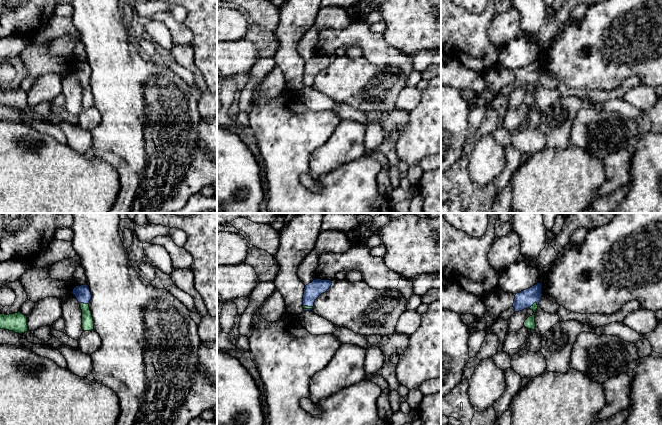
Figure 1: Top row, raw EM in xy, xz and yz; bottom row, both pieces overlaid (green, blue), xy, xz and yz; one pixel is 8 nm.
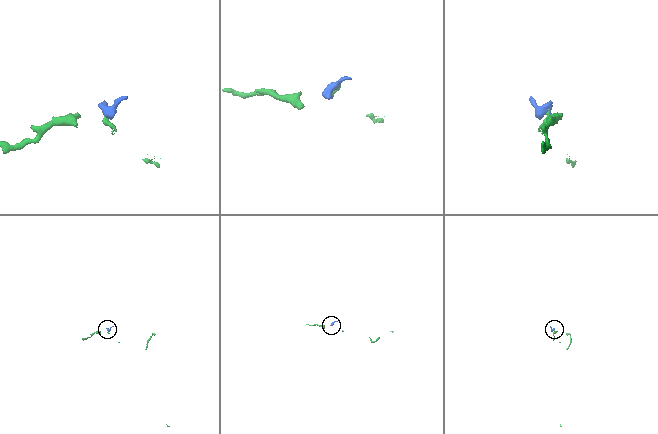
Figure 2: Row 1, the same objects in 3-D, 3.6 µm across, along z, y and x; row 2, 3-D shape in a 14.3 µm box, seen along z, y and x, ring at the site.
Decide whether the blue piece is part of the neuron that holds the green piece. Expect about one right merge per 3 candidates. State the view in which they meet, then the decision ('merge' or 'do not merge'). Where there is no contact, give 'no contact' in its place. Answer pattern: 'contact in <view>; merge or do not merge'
contact in yz; merge

